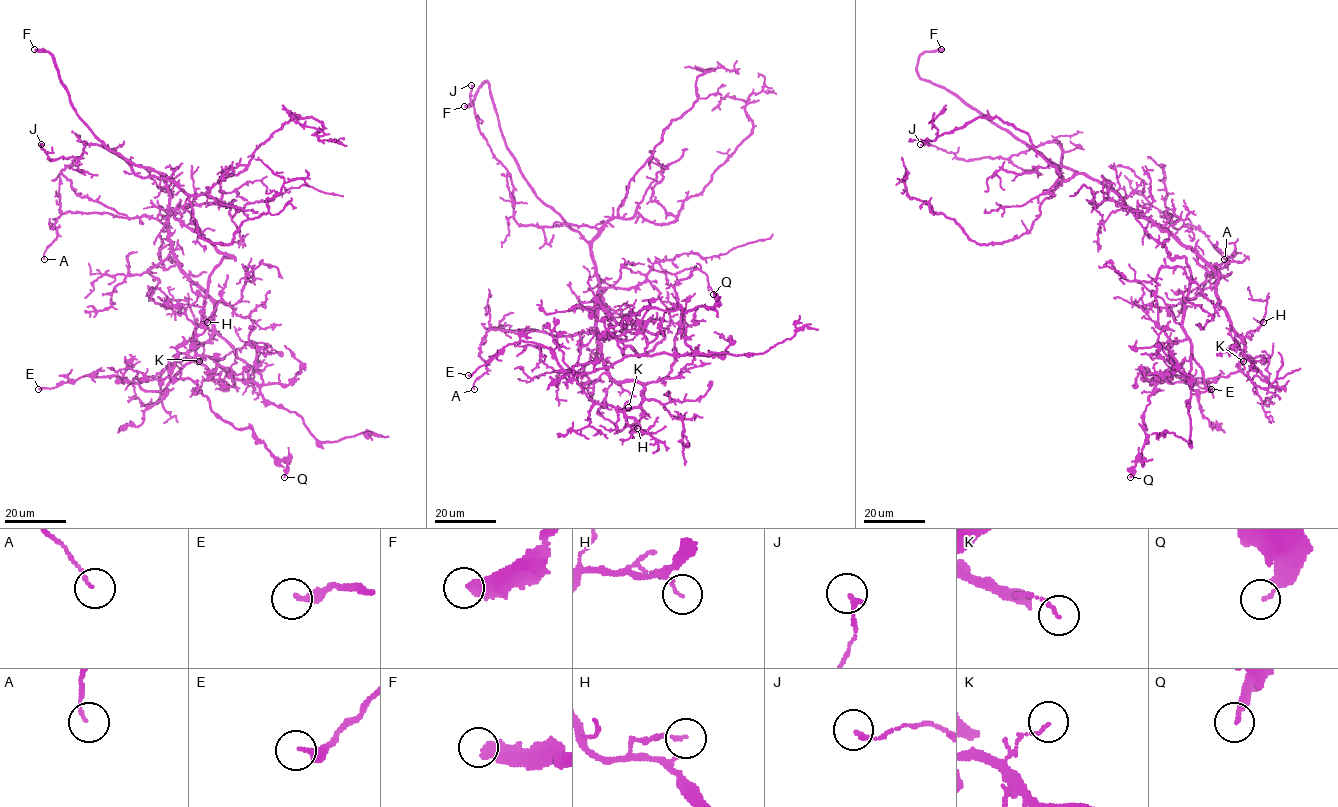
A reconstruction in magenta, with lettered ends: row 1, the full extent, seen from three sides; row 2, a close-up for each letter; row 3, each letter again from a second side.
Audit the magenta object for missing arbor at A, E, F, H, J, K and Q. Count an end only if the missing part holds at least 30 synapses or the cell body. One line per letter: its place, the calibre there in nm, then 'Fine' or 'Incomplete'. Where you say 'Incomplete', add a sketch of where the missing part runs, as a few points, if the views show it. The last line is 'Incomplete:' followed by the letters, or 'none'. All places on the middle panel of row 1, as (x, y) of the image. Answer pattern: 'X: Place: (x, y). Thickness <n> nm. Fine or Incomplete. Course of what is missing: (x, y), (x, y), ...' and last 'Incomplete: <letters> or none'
A: Place: (474, 389). Thickness 100 nm. Fine
E: Place: (468, 375). Thickness 300 nm. Fine
F: Place: (464, 106). Thickness 380 nm. Incomplete
H: Place: (637, 428). Thickness 90 nm. Fine
J: Place: (471, 85). Thickness 170 nm. Fine
K: Place: (628, 407). Thickness 110 nm. Fine
Q: Place: (713, 294). Thickness 160 nm. Fine
Incomplete: F

